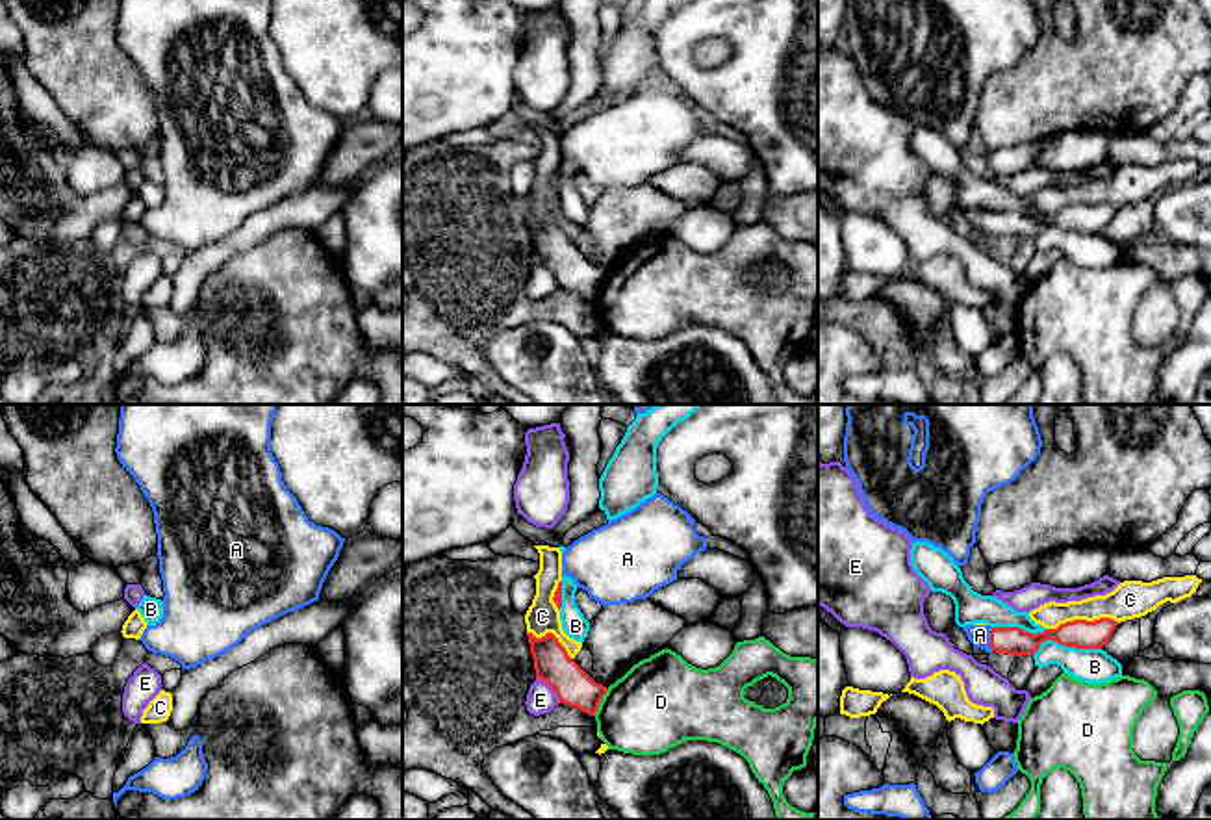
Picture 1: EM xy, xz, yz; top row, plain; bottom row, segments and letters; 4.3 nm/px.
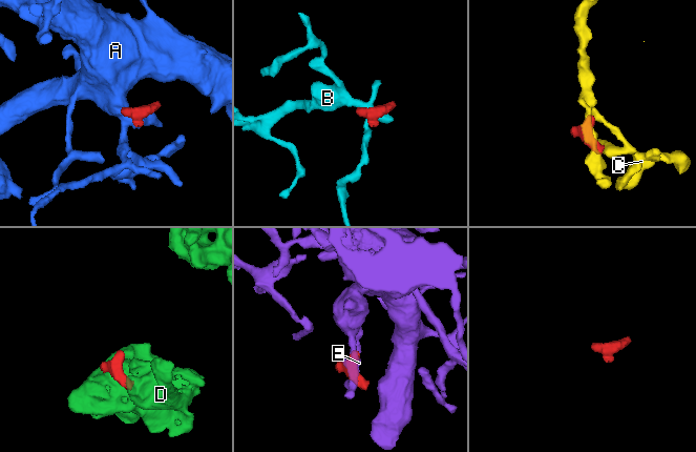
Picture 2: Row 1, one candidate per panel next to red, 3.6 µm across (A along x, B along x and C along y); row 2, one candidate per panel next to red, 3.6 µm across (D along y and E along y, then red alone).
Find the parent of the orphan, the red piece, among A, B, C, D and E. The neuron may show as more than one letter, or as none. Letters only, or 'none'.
A

